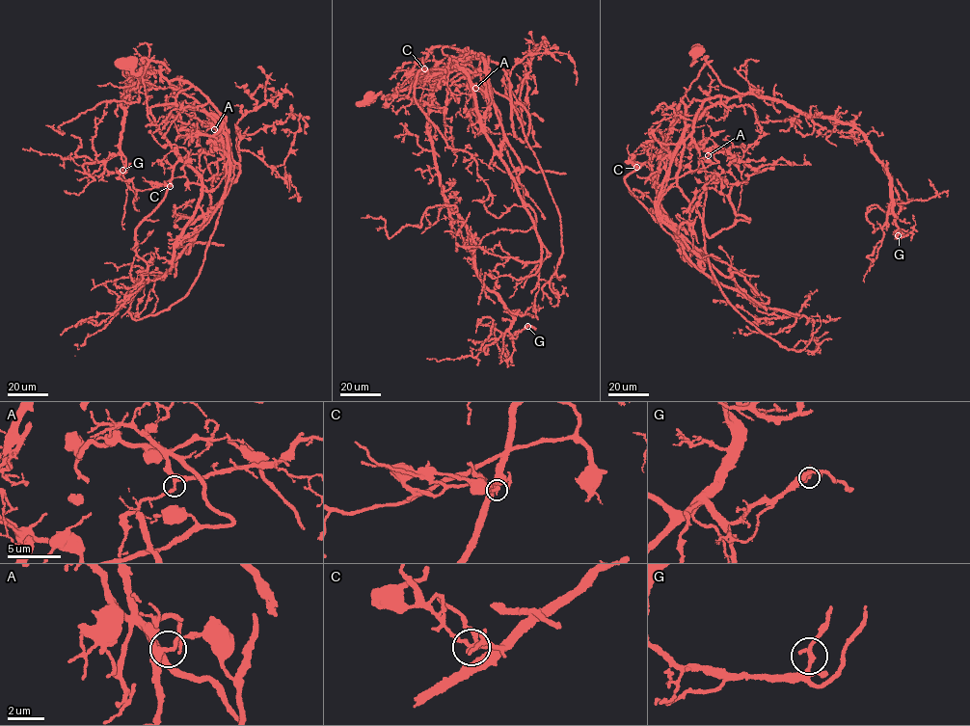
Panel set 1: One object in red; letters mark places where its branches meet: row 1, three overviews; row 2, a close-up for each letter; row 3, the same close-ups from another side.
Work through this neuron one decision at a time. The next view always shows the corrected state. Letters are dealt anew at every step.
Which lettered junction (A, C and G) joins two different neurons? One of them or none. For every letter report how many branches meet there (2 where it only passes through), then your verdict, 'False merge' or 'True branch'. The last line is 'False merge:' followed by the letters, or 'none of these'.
A: Branches: 3. True branch
C: Branches: 3. False merge
G: Branches: 3. True branch
False merge: C

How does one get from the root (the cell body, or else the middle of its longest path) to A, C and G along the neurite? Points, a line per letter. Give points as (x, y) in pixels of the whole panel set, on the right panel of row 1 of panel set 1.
A: (696, 50), (691, 65), (707, 56), (719, 81), (750, 94), (703, 100), (691, 135), (708, 155)
C: (696, 50), (691, 65), (707, 56), (719, 81), (750, 94), (698, 117), (681, 98), (660, 153), (635, 167)
G: (696, 50), (691, 65), (707, 56), (725, 86), (830, 117), (858, 130), (887, 172), (898, 235)

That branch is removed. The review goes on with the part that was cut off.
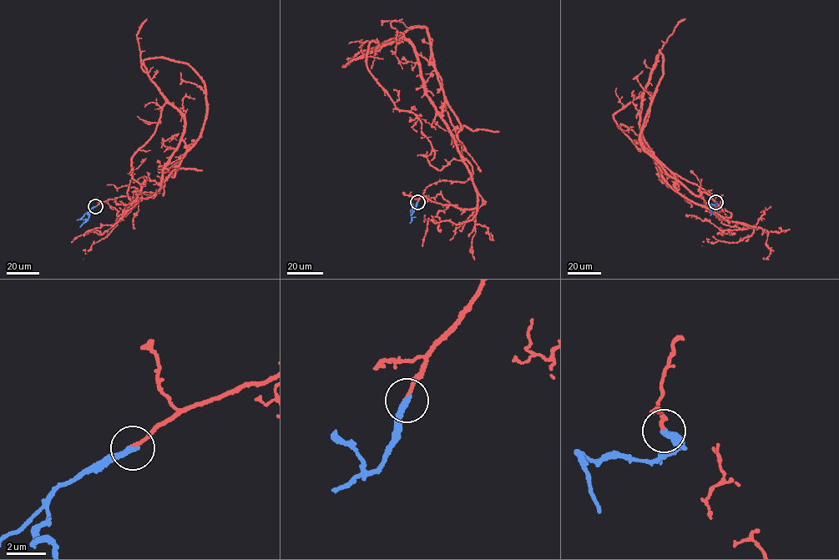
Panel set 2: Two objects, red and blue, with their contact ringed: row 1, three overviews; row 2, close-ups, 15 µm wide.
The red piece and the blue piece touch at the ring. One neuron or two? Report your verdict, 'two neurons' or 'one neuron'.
one neuron

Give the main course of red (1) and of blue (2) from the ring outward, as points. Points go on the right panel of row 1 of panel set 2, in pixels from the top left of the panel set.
1: (715, 202), (732, 214), (698, 205), (664, 178), (639, 128), (641, 95), (614, 118), (688, 202), (684, 194)
2: (715, 202), (715, 204), (709, 204), (710, 215)

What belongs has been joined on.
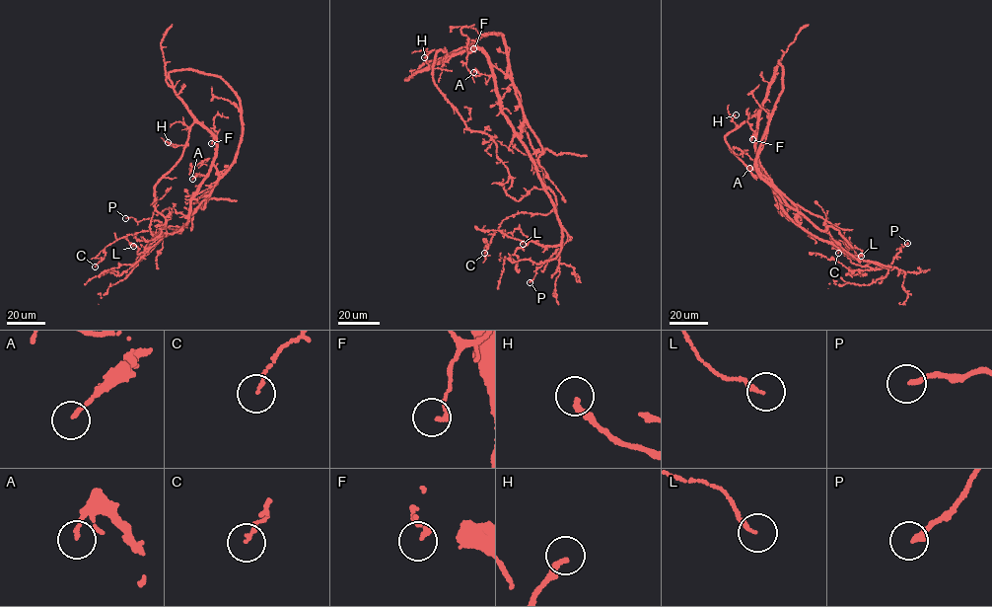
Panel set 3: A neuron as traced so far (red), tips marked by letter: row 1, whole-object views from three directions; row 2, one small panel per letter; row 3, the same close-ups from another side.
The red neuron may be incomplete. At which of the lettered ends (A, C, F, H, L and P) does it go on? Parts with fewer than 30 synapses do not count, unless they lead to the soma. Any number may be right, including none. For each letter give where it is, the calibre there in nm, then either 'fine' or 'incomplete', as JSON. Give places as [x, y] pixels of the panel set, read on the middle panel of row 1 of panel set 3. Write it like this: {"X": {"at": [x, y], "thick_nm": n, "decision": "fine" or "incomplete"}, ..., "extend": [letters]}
{"A": {"at": [473, 72], "thick_nm": 120, "decision": "fine"}, "C": {"at": [484, 253], "thick_nm": 120, "decision": "fine"}, "F": {"at": [473, 48], "thick_nm": 140, "decision": "fine"}, "H": {"at": [424, 57], "thick_nm": 240, "decision": "fine"}, "L": {"at": [523, 244], "thick_nm": 140, "decision": "fine"}, "P": {"at": [530, 282], "thick_nm": 180, "decision": "fine"}, "extend": []}

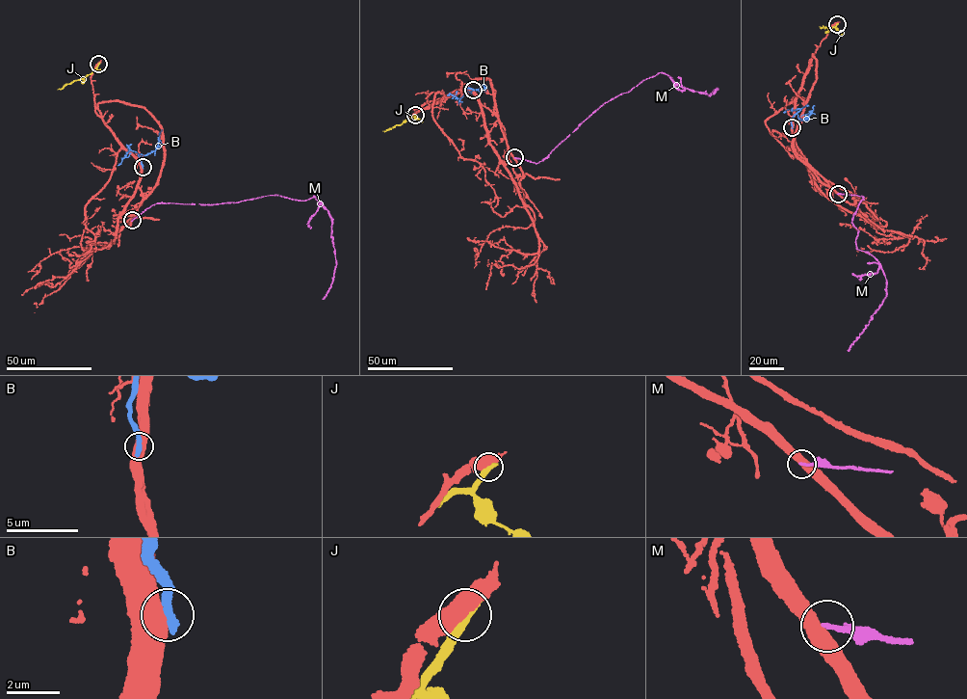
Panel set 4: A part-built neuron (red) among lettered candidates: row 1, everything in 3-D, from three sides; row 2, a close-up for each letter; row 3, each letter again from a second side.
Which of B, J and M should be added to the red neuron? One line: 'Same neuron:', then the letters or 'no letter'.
Same neuron: no letter

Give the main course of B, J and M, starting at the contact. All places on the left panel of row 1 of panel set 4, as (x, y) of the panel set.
B: (143, 167), (139, 153), (155, 150), (158, 137), (161, 145)
J: (98, 64), (84, 77), (57, 89)
M: (131, 220), (160, 202), (210, 205), (272, 195), (300, 201), (314, 196), (331, 218), (336, 261), (323, 299)

